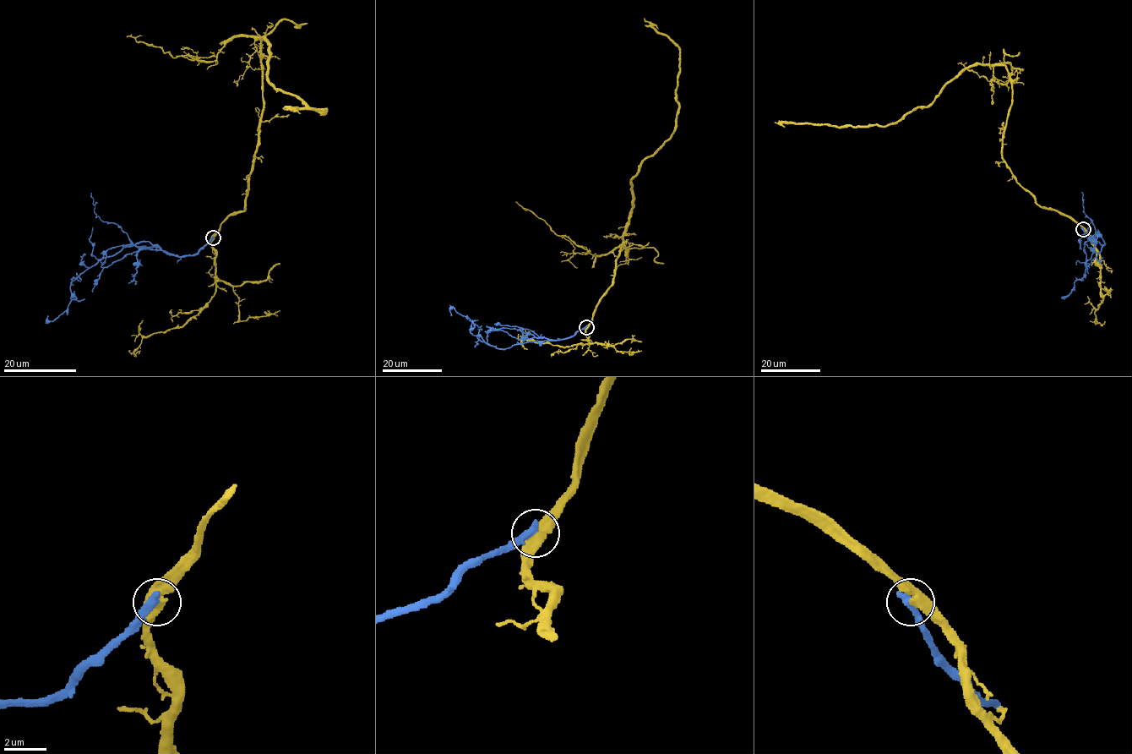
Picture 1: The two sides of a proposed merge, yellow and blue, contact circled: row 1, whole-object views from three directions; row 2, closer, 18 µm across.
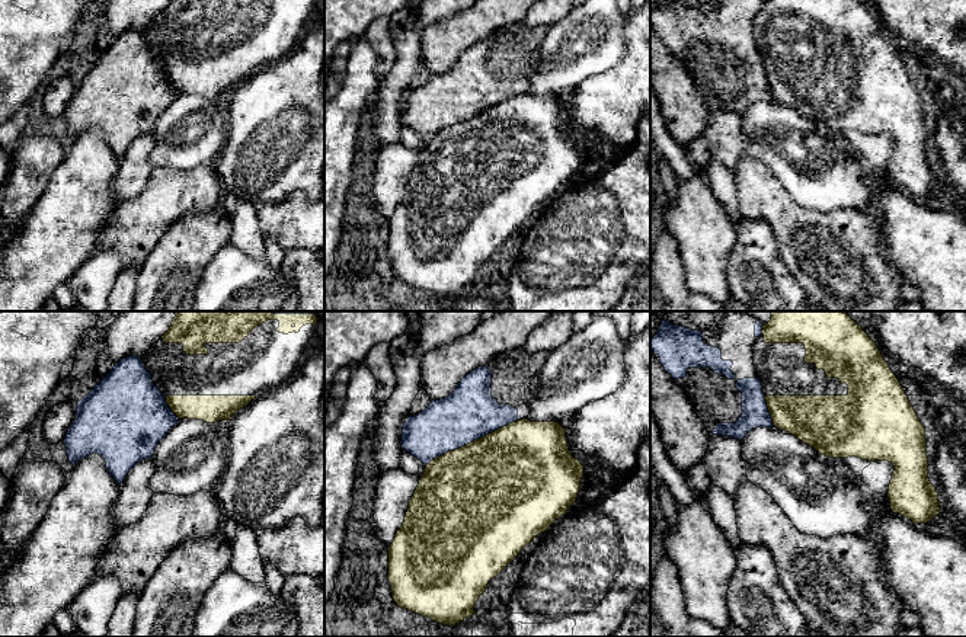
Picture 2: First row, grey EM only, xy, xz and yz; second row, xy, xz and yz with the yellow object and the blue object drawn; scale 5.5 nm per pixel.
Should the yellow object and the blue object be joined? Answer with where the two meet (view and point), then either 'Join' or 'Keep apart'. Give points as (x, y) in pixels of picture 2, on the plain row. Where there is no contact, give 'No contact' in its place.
Touches yellow at xz (472, 117). Keep apart

